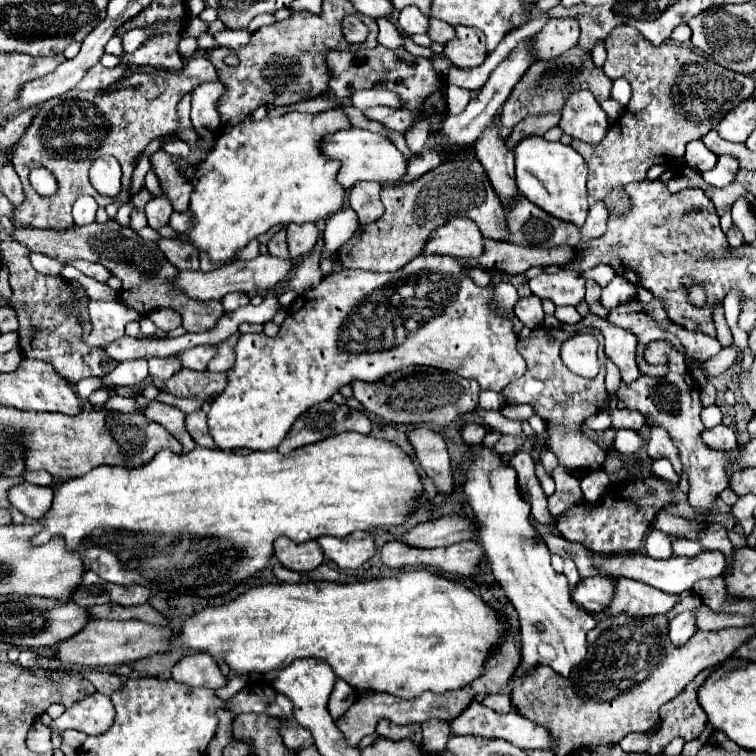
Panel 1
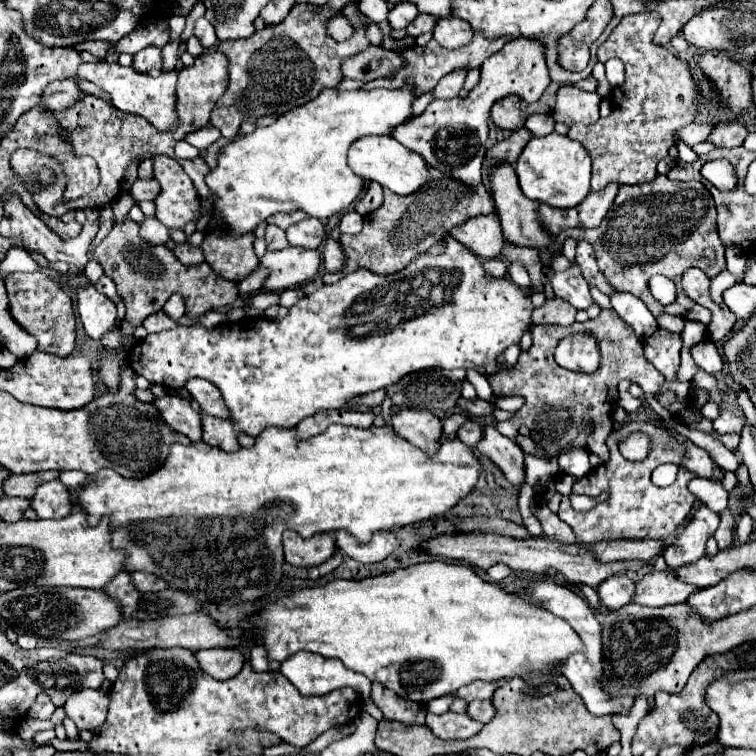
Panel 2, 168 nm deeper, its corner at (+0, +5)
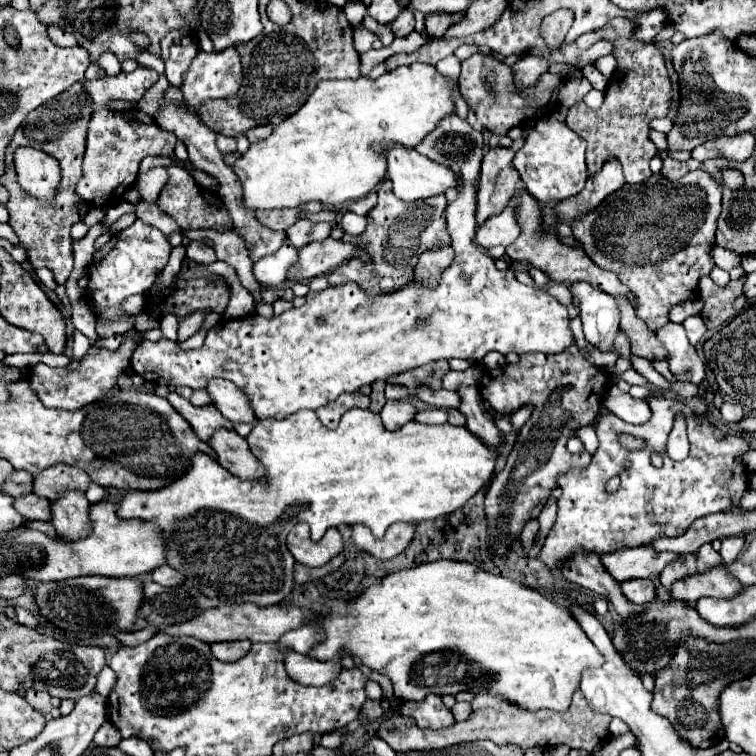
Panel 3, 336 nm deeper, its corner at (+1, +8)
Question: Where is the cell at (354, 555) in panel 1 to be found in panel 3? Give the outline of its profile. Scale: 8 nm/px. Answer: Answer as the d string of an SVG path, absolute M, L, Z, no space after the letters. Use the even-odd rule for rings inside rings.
M408 522L392 524L382 538L372 536L370 528L366 528L362 524L352 526L352 540L362 550L366 550L368 554L372 554L378 560L390 560L390 558L402 554L410 546L414 536L416 536L416 524L408 524Z

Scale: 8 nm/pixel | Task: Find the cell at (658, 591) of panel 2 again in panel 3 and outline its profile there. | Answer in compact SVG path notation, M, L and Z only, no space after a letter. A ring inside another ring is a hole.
M726 568L710 570L708 574L696 574L692 578L686 578L682 582L676 582L672 586L670 596L678 600L690 600L696 602L704 596L712 598L734 598L734 594L740 594L744 586L736 582L736 578Z

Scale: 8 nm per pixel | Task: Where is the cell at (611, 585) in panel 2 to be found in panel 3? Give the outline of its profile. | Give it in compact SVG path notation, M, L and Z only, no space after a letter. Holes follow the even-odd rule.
M652 580L622 582L622 592L630 602L636 602L636 604L648 604L656 598L656 586Z

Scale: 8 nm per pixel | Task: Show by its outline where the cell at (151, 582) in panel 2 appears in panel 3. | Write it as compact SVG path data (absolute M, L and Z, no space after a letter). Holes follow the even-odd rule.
M164 564L164 566L156 568L156 570L152 570L152 580L162 584L162 586L176 586L176 584L182 584L186 580L186 576L180 574L178 570L174 570L172 566Z

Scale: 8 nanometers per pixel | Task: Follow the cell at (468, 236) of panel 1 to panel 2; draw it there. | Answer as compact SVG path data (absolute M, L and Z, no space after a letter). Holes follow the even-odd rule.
M497 213L475 215L465 223L455 225L447 235L461 241L467 249L485 259L497 257L503 247L503 231Z

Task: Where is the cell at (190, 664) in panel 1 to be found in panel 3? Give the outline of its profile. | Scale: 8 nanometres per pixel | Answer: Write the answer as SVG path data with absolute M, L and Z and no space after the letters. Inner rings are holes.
M240 640L240 642L216 642L216 644L212 644L212 652L222 662L236 662L244 654L248 654L250 646L252 646L252 642L248 642L248 640Z

